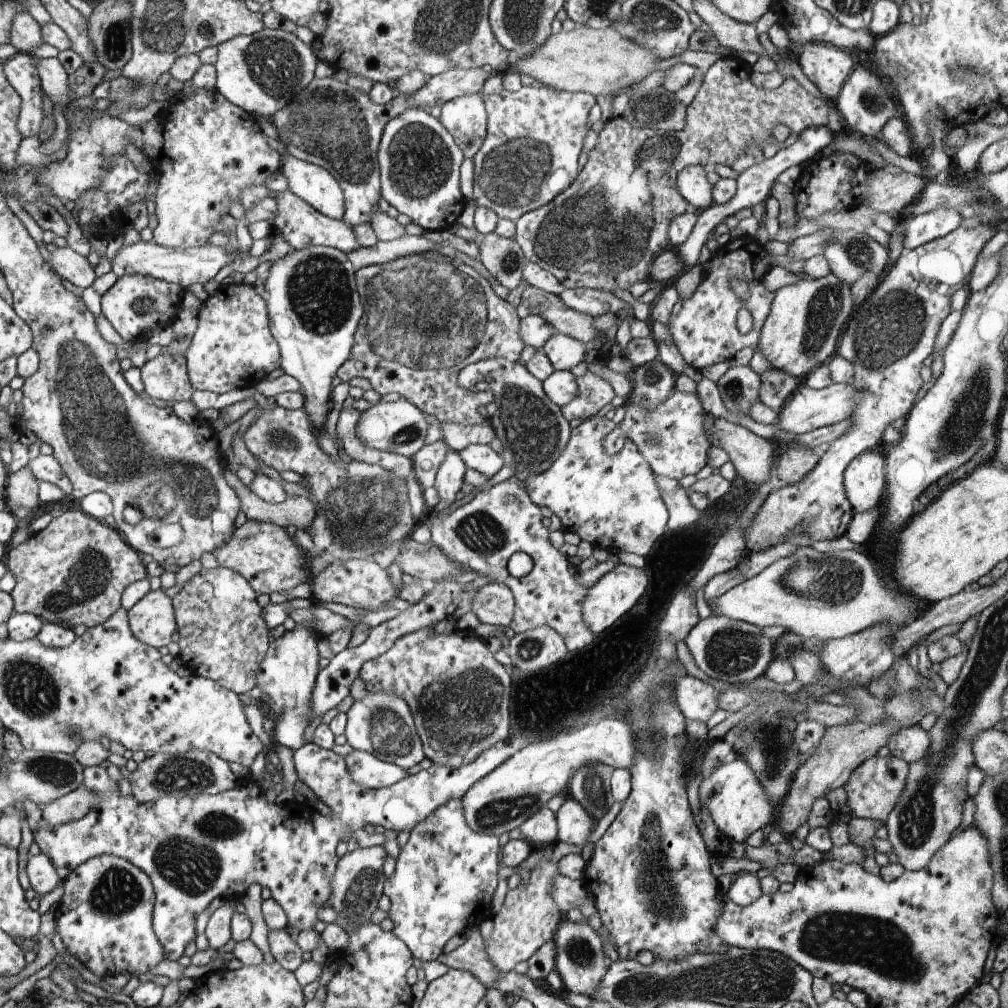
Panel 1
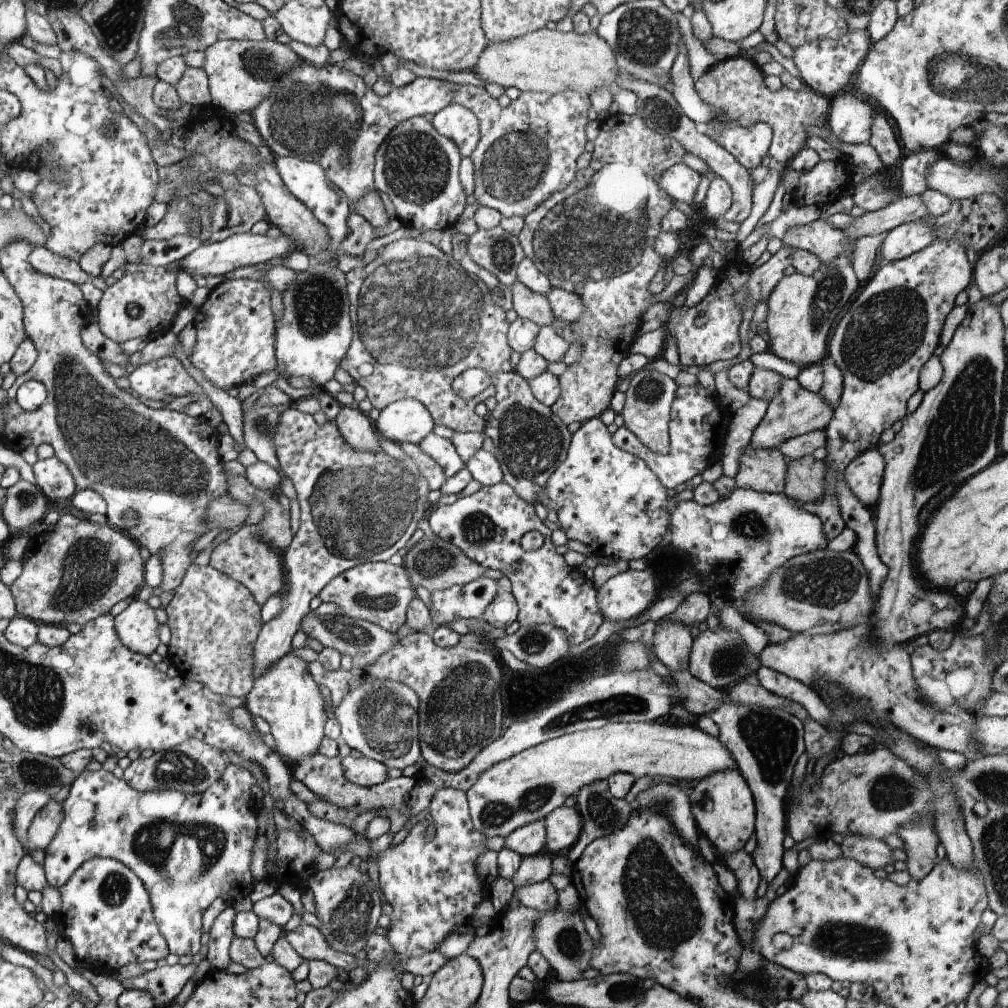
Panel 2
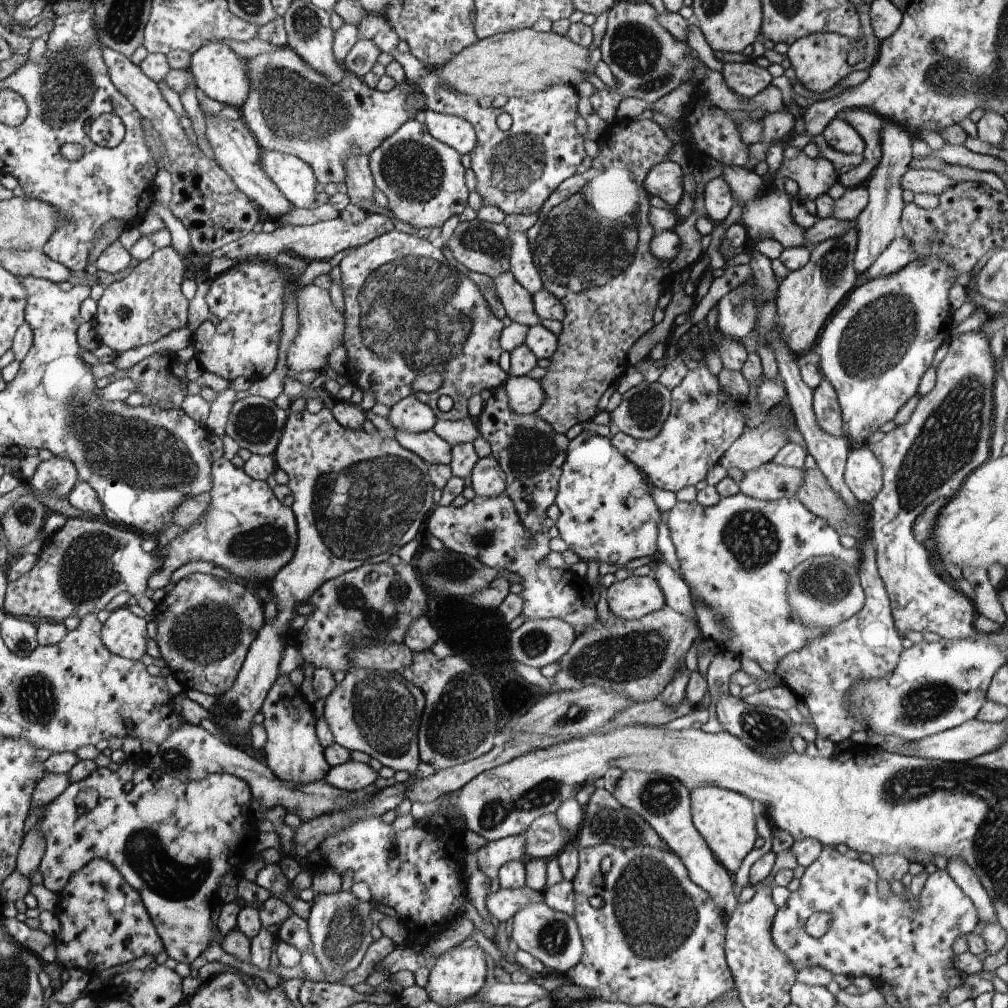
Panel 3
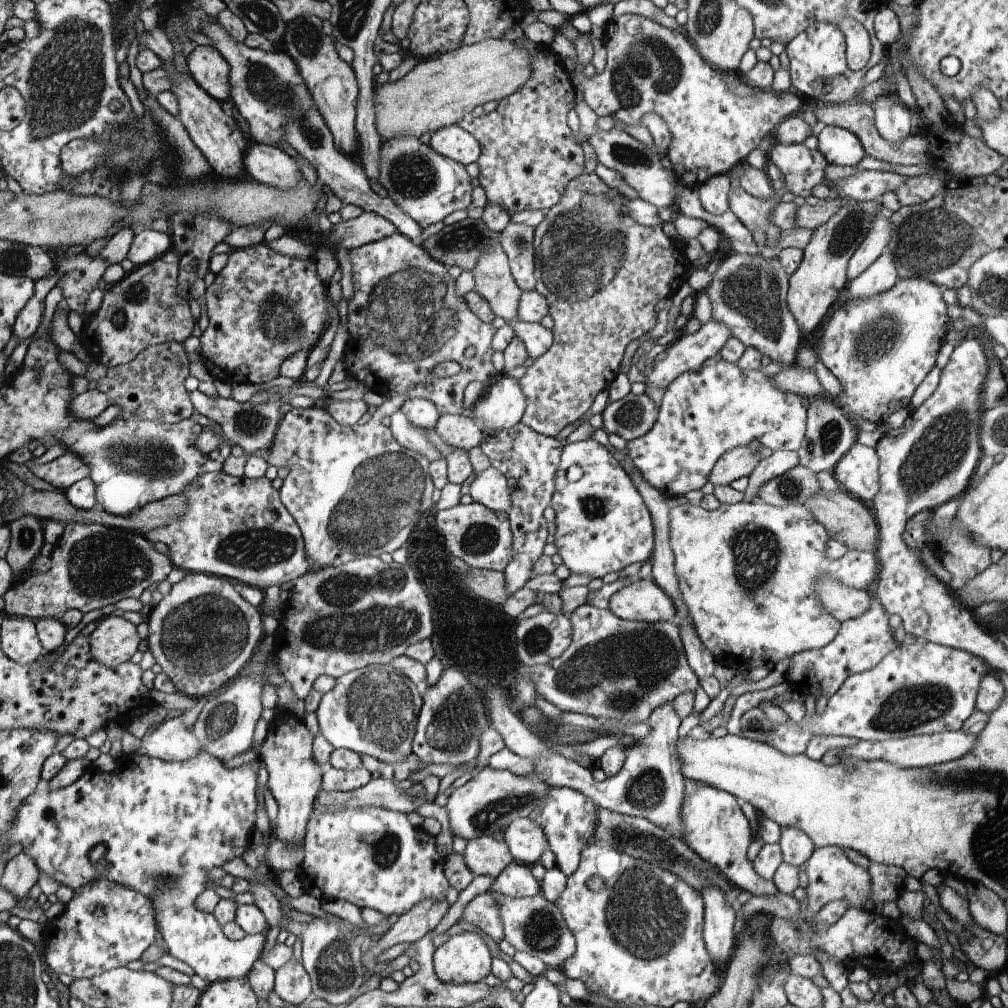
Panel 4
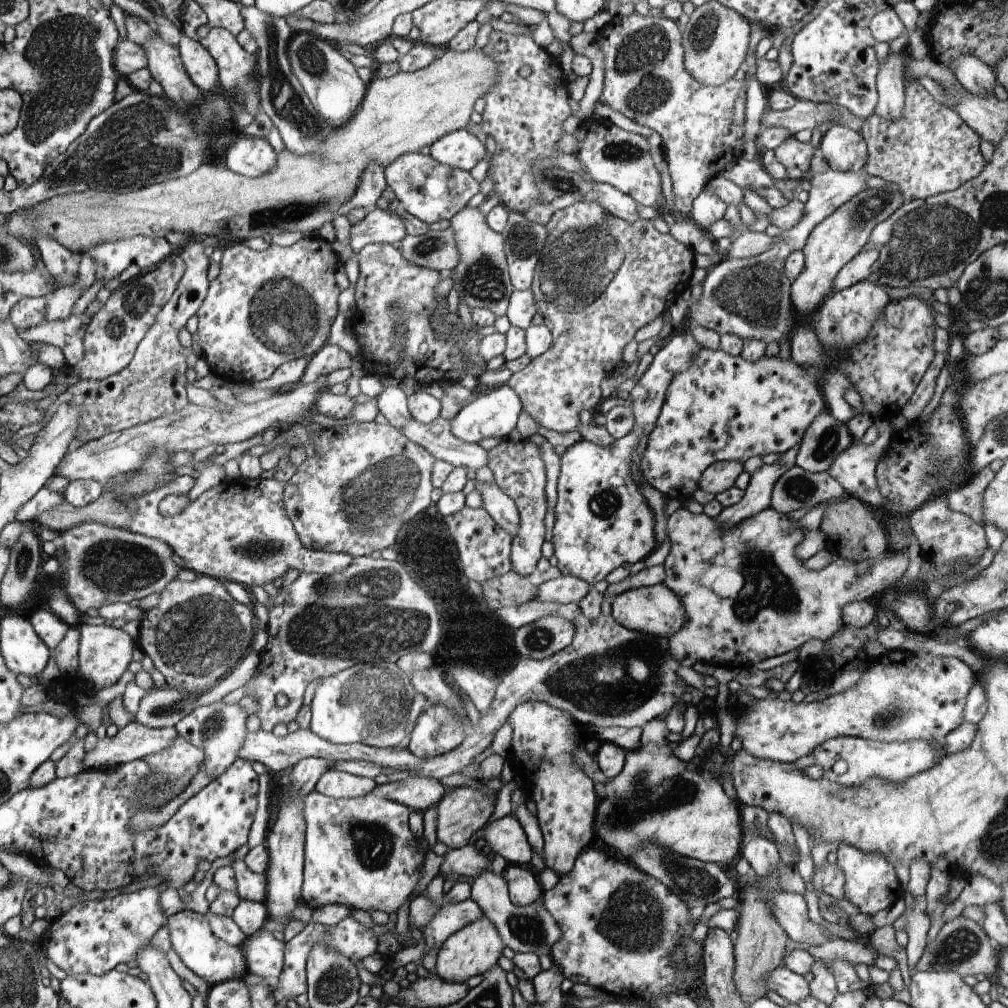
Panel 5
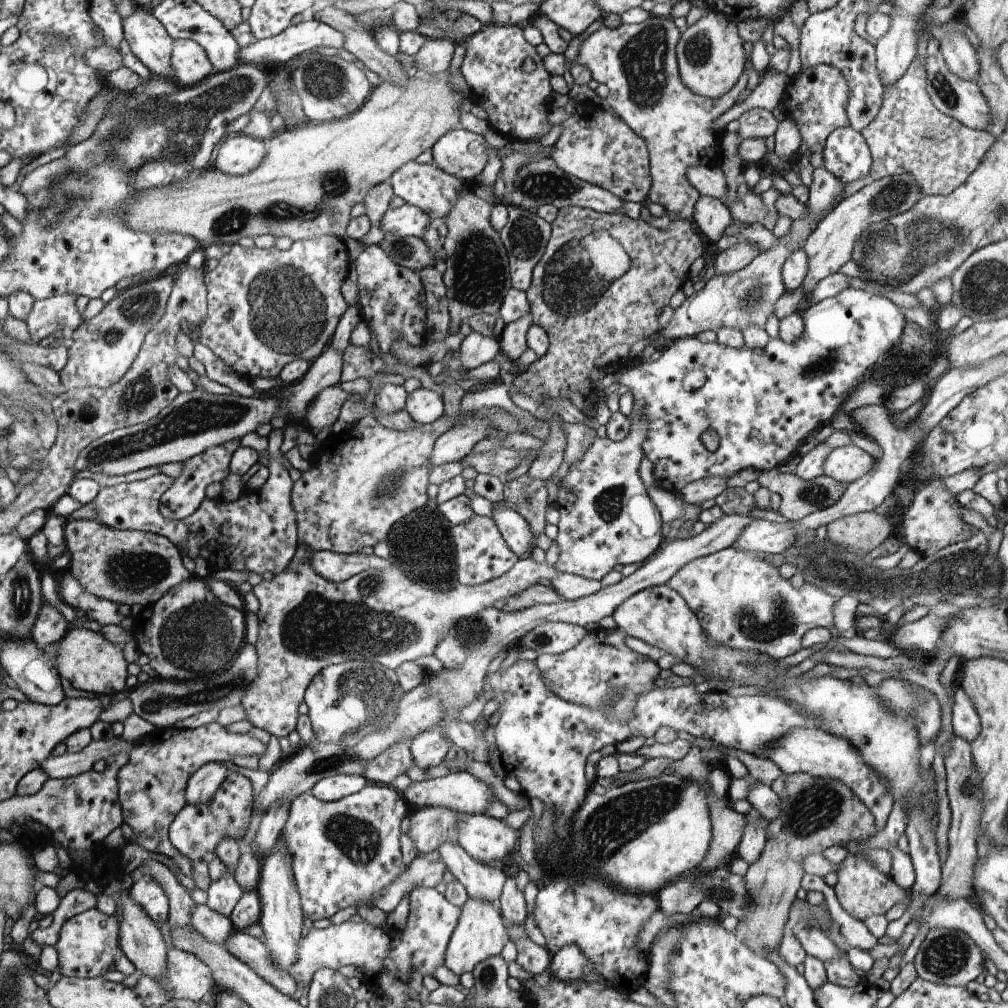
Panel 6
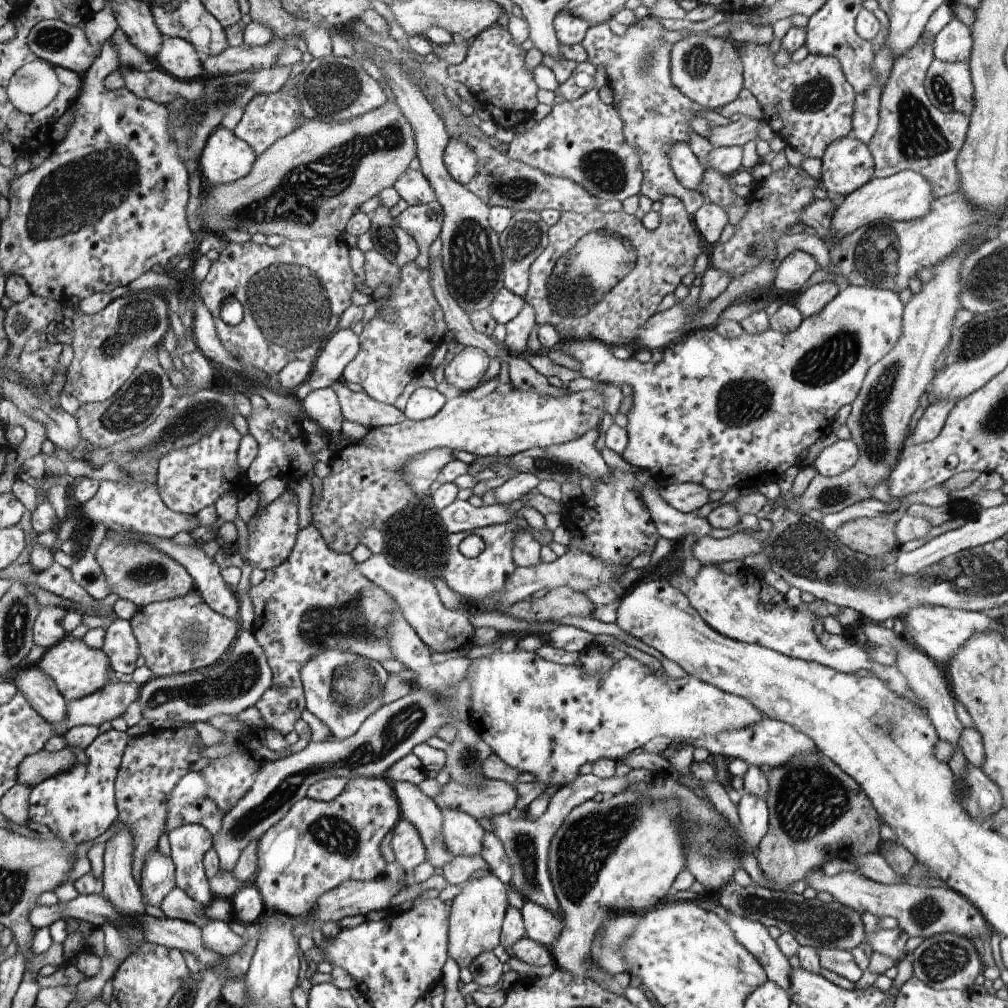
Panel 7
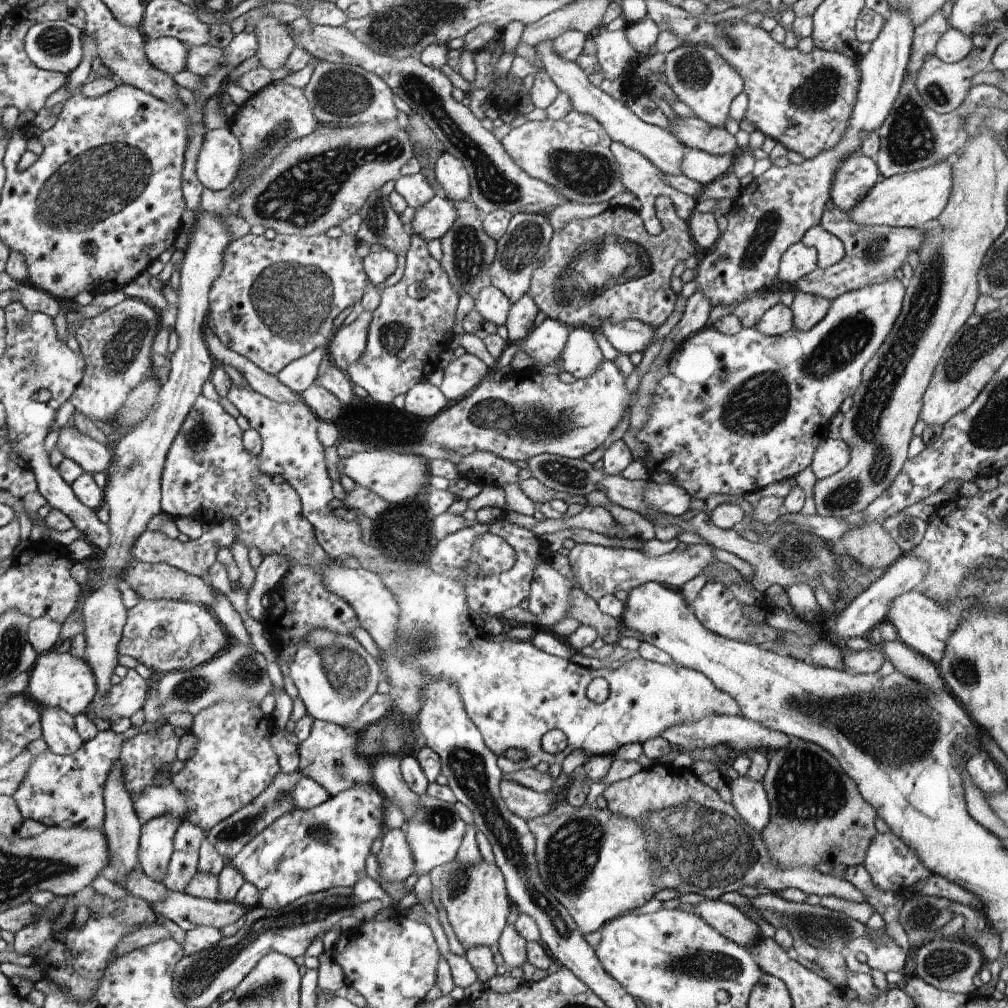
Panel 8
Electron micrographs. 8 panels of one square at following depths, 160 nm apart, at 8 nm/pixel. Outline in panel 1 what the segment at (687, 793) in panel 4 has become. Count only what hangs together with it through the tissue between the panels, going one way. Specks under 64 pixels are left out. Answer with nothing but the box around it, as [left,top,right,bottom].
[699,757,778,844]

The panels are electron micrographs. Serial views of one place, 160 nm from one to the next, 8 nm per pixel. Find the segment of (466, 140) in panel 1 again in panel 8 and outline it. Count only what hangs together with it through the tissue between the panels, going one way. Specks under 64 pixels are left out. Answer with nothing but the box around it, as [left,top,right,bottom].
[435,152,470,200]

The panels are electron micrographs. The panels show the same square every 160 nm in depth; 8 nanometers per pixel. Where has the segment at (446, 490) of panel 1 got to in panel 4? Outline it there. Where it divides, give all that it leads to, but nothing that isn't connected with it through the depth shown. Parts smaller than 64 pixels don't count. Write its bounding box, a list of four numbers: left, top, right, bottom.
[389,409,443,461]

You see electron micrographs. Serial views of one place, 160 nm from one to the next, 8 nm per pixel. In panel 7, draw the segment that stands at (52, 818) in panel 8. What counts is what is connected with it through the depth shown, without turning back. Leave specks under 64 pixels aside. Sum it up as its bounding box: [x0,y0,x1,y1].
[29,729,129,846]

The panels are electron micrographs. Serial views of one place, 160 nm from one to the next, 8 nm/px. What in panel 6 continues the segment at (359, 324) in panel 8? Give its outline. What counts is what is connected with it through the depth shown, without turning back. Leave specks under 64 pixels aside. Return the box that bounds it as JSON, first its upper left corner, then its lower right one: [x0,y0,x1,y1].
[74,348,342,476]

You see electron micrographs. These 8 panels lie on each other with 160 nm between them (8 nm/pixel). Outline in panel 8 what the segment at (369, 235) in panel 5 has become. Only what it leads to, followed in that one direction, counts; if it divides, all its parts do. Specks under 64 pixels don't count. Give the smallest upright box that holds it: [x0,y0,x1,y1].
[408,194,458,242]

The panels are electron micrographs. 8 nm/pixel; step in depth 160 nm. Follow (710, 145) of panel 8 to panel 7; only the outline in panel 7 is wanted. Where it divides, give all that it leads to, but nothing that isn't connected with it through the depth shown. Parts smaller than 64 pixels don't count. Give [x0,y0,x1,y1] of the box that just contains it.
[707,115,767,148]

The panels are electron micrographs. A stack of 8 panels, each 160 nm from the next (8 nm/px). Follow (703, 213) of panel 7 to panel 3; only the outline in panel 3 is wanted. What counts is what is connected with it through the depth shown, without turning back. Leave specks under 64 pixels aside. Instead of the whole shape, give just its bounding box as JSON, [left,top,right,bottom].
[704,176,734,224]

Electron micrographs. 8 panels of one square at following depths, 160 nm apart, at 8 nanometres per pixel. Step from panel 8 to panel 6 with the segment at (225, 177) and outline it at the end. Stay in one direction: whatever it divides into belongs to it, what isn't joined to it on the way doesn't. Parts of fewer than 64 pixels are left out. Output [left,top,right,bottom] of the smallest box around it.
[213,132,268,176]

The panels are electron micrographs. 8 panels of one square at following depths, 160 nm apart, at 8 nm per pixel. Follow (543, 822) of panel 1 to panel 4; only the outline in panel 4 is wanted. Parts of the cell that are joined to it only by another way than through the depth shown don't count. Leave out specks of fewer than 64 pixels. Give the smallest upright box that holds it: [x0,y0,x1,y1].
[464,836,513,878]

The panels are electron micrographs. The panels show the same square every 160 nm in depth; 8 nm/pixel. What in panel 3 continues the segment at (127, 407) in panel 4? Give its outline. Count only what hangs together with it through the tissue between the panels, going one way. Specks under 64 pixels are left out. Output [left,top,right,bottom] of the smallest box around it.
[125,352,188,410]

